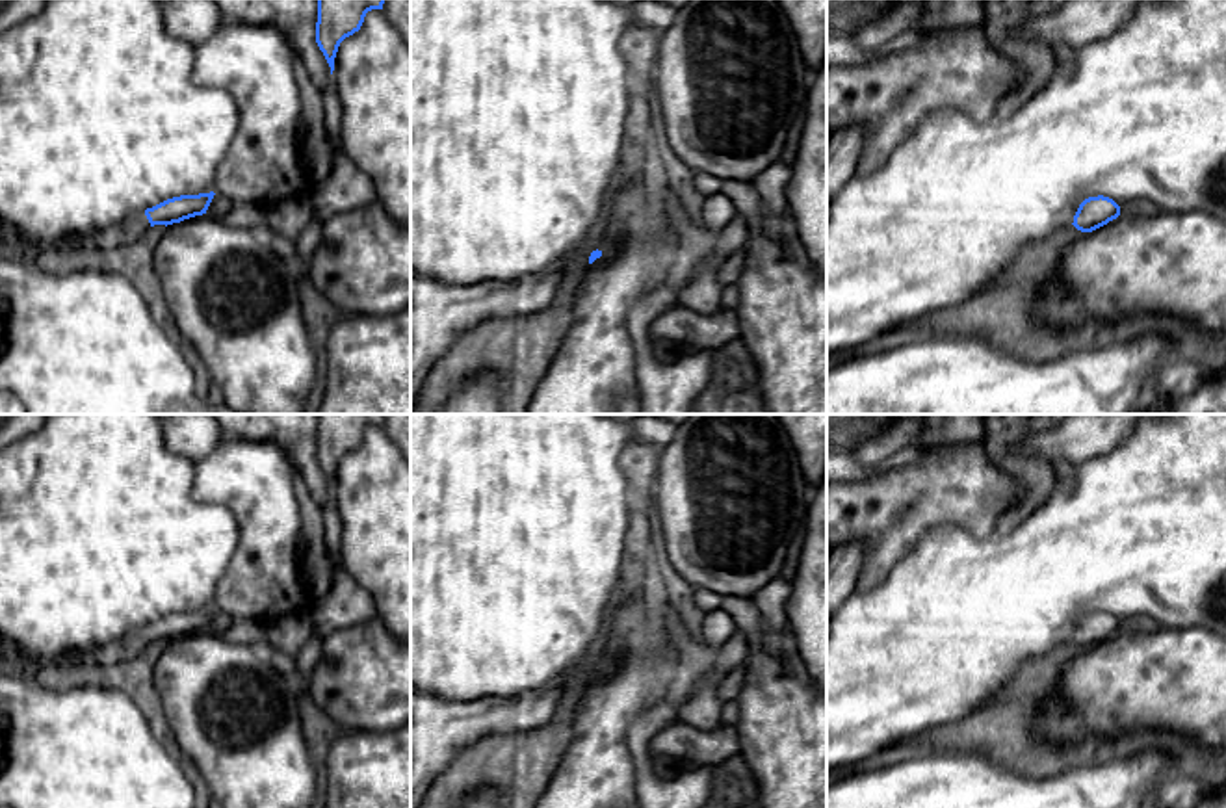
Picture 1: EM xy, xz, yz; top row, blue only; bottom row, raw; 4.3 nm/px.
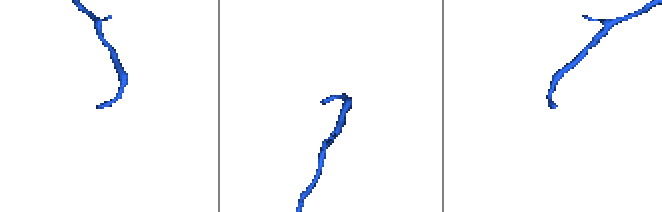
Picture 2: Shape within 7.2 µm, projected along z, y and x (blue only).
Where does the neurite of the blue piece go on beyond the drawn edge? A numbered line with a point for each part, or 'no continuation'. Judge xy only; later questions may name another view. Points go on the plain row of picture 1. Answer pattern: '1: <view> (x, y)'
1: xy (130, 645)

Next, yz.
no continuation

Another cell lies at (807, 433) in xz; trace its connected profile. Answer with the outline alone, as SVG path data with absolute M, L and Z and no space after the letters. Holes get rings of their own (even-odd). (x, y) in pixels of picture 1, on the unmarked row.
M776 414L797 453L808 487L827 476L827 414Z

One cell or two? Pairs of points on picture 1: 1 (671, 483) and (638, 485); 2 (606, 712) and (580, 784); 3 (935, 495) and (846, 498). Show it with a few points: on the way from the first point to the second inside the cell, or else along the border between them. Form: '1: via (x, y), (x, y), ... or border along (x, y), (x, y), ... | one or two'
1: border along (662, 448), (651, 491), (652, 519) | two
2: via (600, 730), (599, 766) | one
3: via (912, 498), (868, 498) | one

